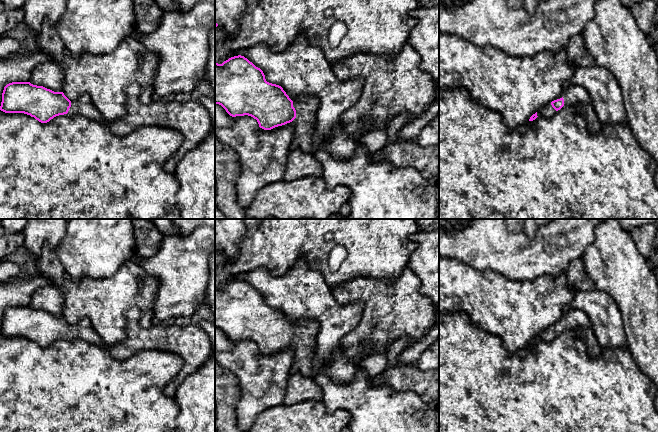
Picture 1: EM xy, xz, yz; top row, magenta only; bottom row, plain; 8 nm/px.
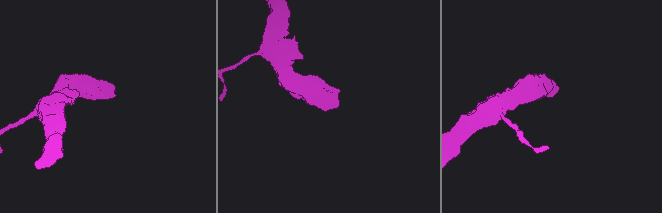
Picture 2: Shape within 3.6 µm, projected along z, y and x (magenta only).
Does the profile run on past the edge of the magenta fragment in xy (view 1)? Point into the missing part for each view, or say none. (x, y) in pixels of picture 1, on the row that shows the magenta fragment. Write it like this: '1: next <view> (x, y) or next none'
1: next xy (83, 106)

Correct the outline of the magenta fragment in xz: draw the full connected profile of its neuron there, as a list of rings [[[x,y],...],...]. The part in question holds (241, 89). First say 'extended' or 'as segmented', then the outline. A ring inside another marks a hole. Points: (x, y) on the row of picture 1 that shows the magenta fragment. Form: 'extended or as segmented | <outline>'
extended | [[[244,56],[231,57],[222,64],[215,63],[215,104],[221,105],[232,117],[253,117],[264,130],[293,121],[291,150],[298,149],[313,155],[319,100],[313,96],[301,96],[292,101],[281,86],[267,82],[263,71]]]

